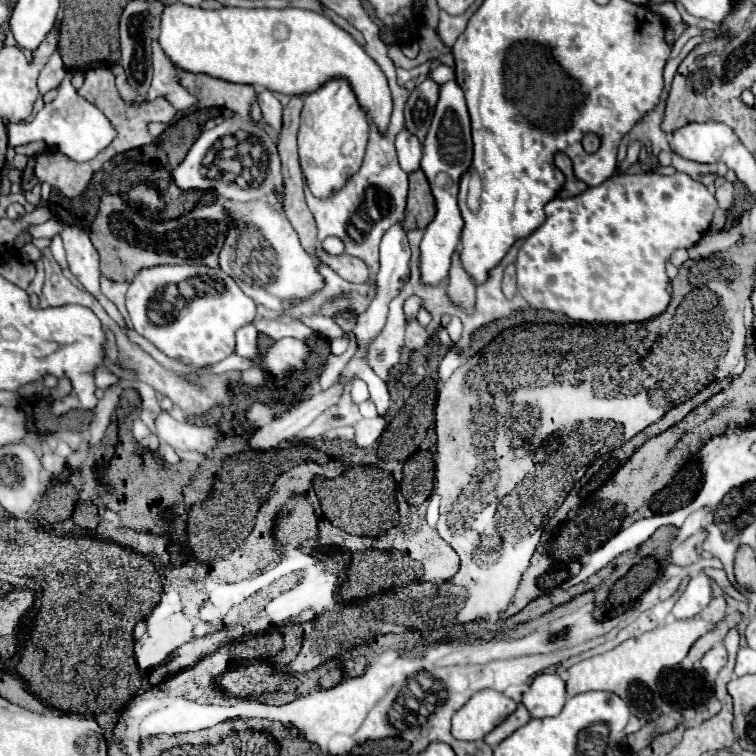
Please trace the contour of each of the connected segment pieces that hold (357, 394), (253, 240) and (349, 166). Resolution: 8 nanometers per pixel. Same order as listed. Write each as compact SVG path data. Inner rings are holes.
M353 382L351 388L351 400L353 400L353 404L361 404L361 402L365 402L369 398L369 392L367 392L367 386L363 384L363 382Z
M225 200L223 208L229 216L229 226L219 252L219 268L229 274L247 296L271 310L283 310L287 304L303 300L323 288L317 264L299 244L297 232L283 212L265 202Z
M345 80L327 82L319 92L313 92L303 102L297 138L303 180L313 196L331 198L361 168L369 138L367 114L359 108L355 94Z

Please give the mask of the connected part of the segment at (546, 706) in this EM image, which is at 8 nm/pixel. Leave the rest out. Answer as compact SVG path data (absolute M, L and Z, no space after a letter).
M539 674L531 682L529 690L523 692L521 702L529 710L531 718L557 716L567 700L565 682L557 674Z

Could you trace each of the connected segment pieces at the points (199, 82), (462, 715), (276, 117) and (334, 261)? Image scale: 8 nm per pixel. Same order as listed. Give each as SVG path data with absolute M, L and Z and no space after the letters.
M177 68L179 84L197 98L199 108L221 106L229 108L235 114L249 118L249 106L255 102L255 90L247 84L225 82L207 74L191 74Z
M497 690L477 692L463 708L453 714L451 734L457 740L483 740L493 728L497 728L517 704Z
M259 90L257 92L257 102L261 106L261 112L263 112L263 120L279 132L281 128L281 114L283 114L283 108L279 104L279 100L275 98L275 94L271 90Z
M321 248L317 250L317 256L321 258L323 264L331 266L341 278L349 280L349 282L355 282L355 284L361 284L361 282L367 282L369 280L369 268L363 260L355 258L355 256L349 256L349 254L339 254L339 256L329 256L327 252L323 252Z

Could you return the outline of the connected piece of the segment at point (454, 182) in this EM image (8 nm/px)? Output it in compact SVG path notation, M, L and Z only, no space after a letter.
M449 80L439 88L439 102L429 126L427 140L423 144L423 158L421 158L421 170L429 180L437 206L437 214L433 222L425 228L425 238L421 242L421 280L425 284L439 284L449 274L451 254L455 252L463 230L463 218L457 208L457 190L461 176L471 166L471 160L473 160L473 144L471 144L471 122L467 104L461 86L455 80Z

